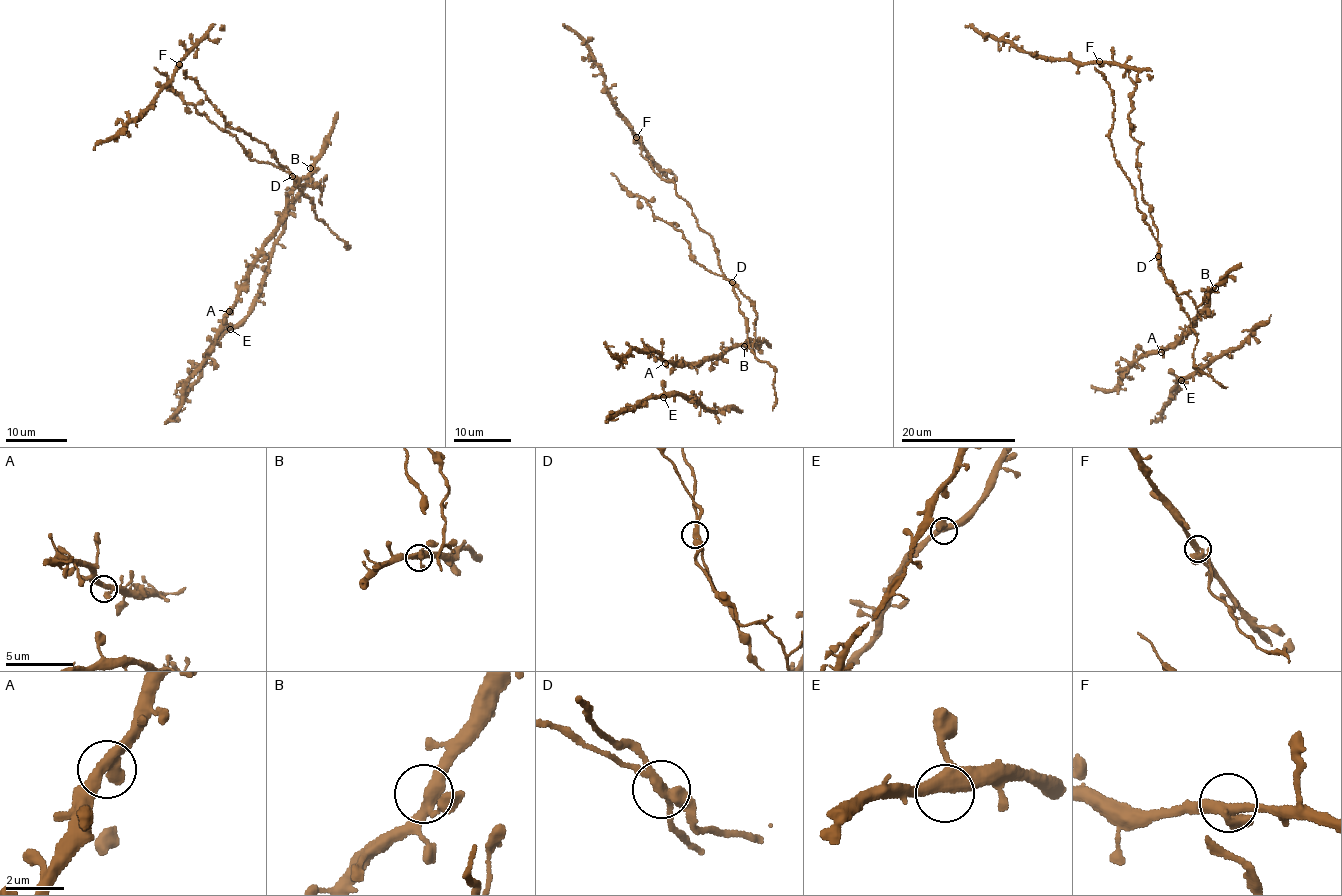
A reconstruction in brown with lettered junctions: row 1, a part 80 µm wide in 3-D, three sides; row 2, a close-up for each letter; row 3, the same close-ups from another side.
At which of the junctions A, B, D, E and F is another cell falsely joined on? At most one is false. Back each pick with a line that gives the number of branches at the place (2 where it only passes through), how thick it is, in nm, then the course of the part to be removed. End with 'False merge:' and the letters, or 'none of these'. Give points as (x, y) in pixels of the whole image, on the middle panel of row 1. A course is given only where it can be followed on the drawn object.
D: 4 branches meet; 300 nm thick; foreign part runs (731, 282), (710, 273), (694, 260), (684, 235), (655, 217), (646, 201), (623, 187), (611, 173)
False merge: D

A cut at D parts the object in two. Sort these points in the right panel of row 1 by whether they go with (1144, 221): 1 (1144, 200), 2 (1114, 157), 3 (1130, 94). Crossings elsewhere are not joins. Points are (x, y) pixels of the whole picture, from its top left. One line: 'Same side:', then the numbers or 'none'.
Same side: 2

